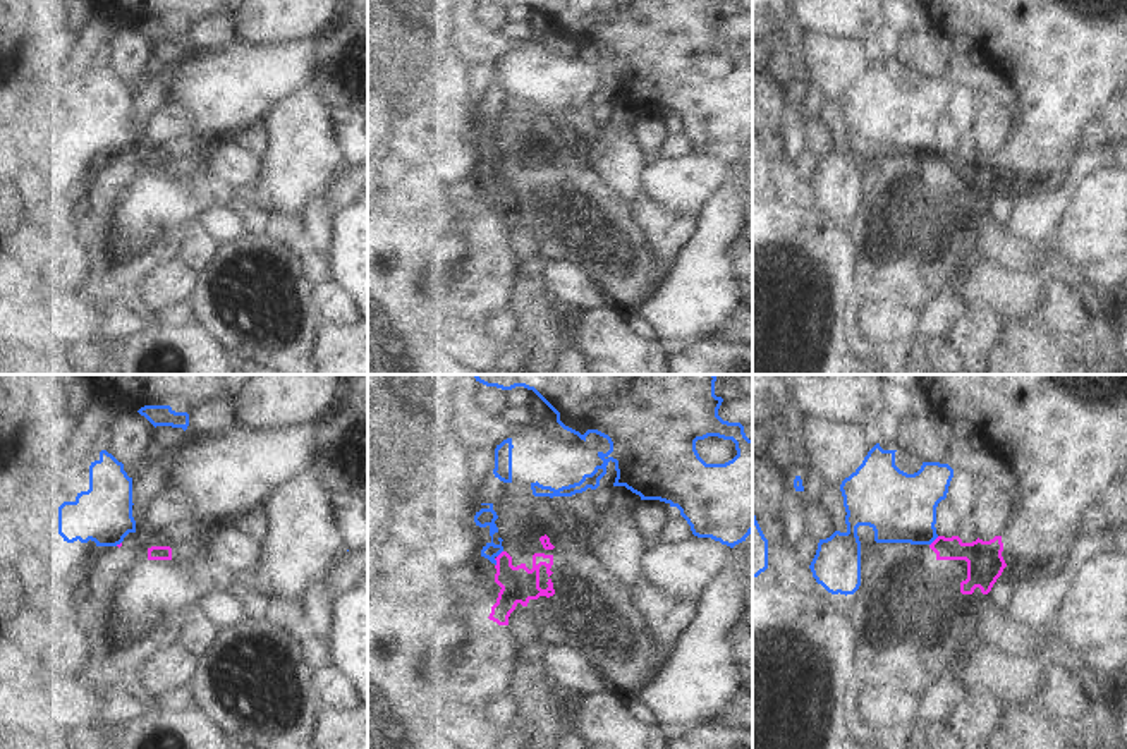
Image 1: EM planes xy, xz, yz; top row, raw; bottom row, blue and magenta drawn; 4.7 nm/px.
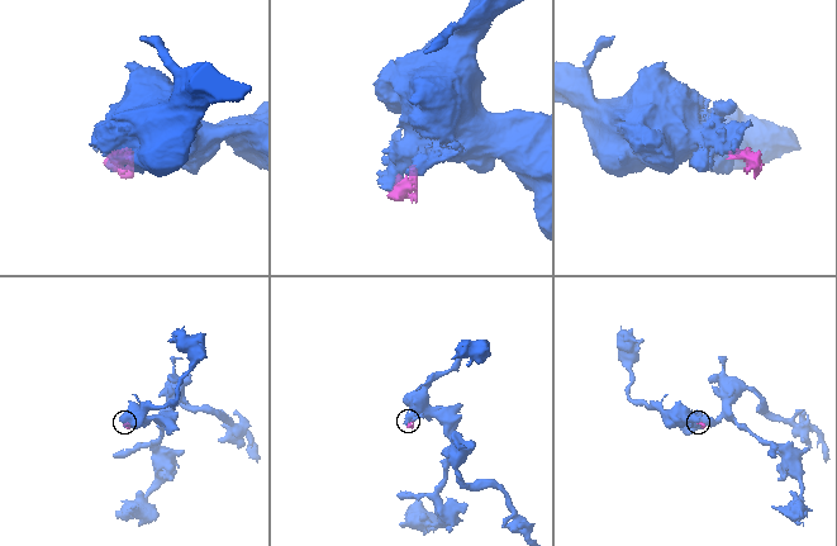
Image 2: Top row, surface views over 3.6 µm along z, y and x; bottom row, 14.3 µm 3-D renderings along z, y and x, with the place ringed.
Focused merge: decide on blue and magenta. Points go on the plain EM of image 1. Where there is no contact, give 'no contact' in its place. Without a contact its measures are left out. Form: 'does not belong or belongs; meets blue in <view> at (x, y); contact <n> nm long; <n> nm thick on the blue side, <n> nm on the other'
does not belong; meets blue in xz at (493, 174); contact 90 nm long; 80 nm thick on the blue side, 170 nm on the other

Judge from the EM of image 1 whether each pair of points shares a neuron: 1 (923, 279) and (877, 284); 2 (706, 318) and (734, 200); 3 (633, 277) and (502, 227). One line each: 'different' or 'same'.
1: same
2: same
3: same

